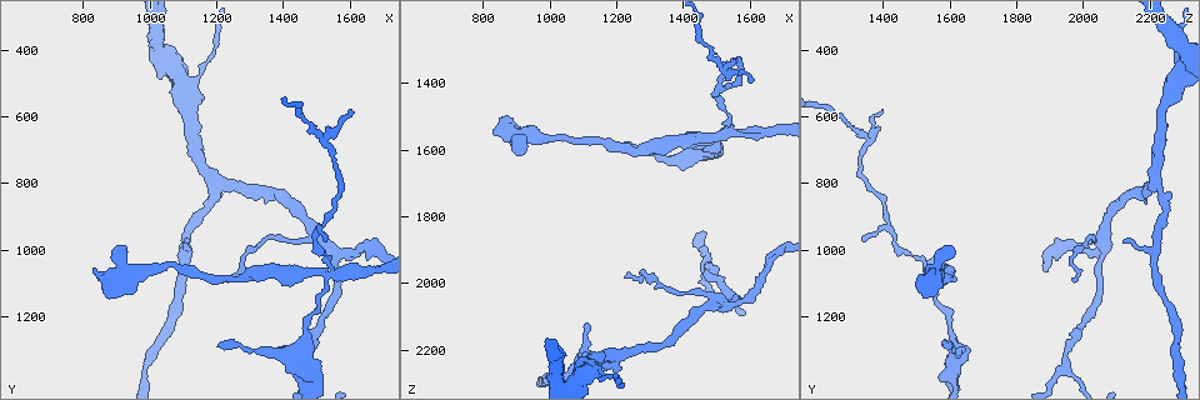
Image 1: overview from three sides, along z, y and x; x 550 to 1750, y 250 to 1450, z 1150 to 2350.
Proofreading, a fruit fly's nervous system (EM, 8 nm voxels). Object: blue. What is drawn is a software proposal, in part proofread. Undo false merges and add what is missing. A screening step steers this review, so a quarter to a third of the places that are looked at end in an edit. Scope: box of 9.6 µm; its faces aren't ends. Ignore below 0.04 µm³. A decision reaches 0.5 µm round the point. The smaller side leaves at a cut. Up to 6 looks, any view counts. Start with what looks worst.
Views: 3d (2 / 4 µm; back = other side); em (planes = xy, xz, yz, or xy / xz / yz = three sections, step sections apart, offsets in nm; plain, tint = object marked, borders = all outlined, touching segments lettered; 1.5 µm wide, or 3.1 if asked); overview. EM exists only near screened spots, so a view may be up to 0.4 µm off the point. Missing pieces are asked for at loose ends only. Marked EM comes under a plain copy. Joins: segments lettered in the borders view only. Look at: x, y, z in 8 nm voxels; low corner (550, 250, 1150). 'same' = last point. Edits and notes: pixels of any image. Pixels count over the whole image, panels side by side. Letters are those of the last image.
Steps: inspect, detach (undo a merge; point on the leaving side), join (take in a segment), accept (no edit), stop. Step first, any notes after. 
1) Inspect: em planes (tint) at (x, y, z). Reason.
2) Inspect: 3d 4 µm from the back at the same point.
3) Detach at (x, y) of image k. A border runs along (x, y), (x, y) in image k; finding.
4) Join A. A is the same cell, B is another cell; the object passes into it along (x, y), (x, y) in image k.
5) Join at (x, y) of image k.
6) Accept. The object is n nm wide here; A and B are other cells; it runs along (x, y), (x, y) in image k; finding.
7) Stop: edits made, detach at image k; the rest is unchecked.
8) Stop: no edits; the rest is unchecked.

Inspect: 3d 2 µm at (1530, 1080, 1540). A narrow waist.

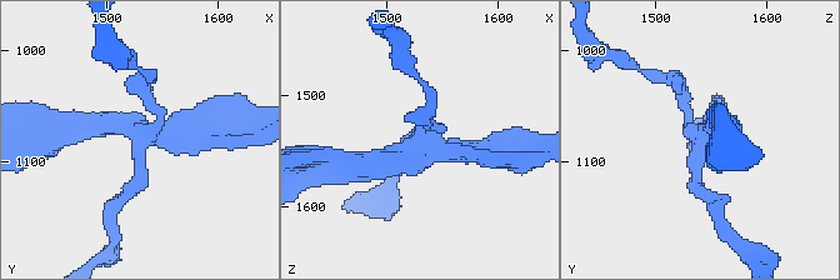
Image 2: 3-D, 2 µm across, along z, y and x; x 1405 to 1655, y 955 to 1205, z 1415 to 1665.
Inspect: em yz step 8 (borders) at (1532, 1080, 1536).

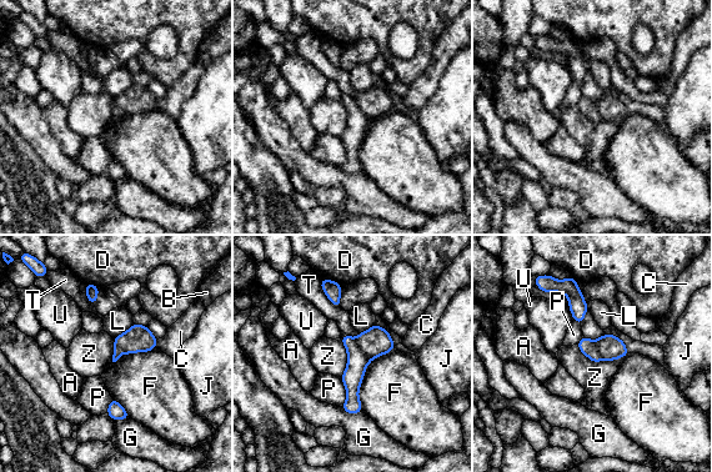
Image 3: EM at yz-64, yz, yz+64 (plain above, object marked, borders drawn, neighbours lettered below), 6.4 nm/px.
Detach at (376, 341) of image 3. A, B, C, D, F, G, J, L, P, T, U and Z are other cells; a border runs along (354, 339), (369, 362) in image 3; a second neuron is stuck on.

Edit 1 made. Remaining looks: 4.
Inspect: 3d 2 µm at (1600, 590, 1400).

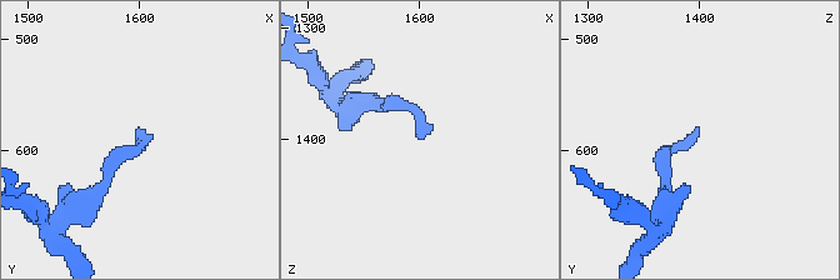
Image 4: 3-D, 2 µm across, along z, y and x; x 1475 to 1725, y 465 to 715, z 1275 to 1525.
Inspect: em planes (borders) at (1598, 584, 1398).

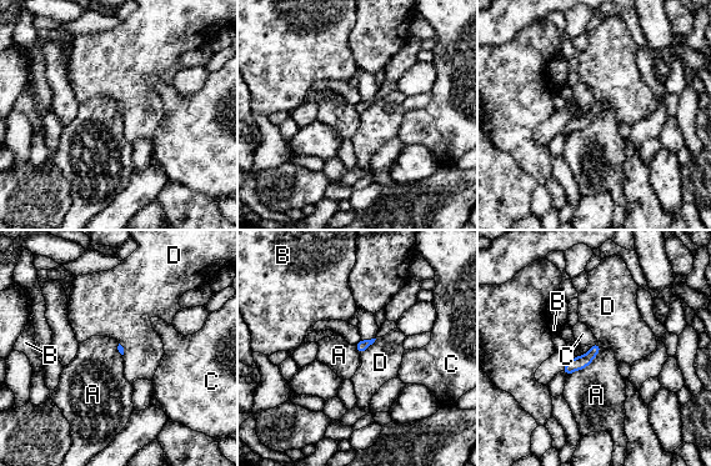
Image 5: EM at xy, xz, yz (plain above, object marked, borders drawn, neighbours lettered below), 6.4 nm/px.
Accept. A, B, C and D are other cells; a border runs along (601, 347), (586, 366), (569, 375) in image 5; none of them fits.

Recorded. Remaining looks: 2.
Stop: edits made, detach at image 3; the rest is unchecked.

